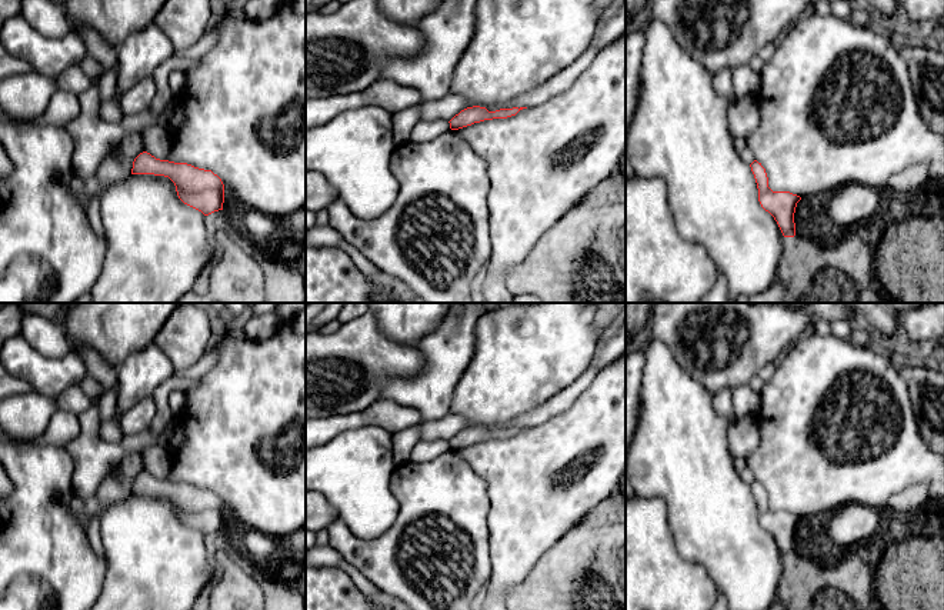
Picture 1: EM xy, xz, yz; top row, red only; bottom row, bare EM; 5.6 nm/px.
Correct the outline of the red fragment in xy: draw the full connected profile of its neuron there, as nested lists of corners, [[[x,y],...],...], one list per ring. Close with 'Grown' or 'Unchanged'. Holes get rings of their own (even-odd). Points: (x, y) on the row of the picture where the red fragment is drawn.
[[[143,151],[134,159],[131,174],[169,177],[176,186],[179,199],[204,216],[223,210],[224,184],[211,170],[160,160]]]. Unchanged

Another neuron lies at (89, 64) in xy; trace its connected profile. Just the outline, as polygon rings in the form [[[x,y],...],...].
[[[89,54],[84,59],[81,59],[76,67],[83,70],[91,80],[106,71],[100,66],[100,63],[93,56],[89,56]]]

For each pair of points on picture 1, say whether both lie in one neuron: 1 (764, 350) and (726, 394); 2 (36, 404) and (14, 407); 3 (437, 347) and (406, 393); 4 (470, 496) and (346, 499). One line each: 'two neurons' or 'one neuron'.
1: two neurons
2: one neuron
3: one neuron
4: two neurons

